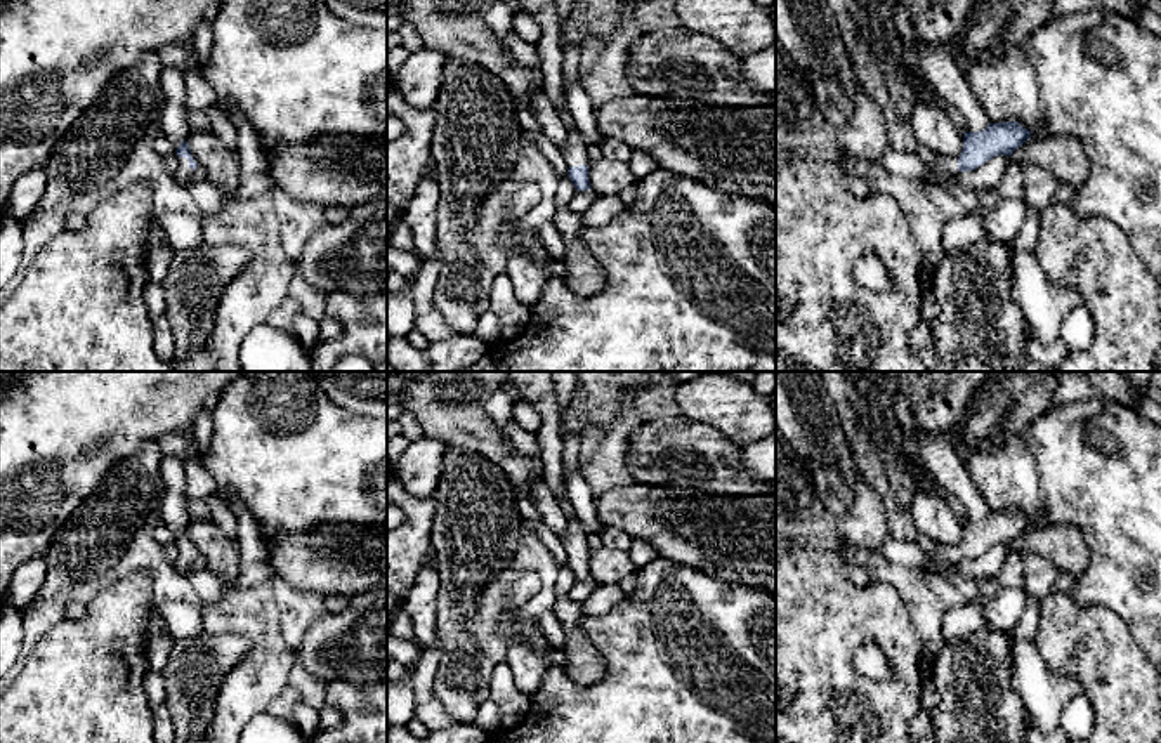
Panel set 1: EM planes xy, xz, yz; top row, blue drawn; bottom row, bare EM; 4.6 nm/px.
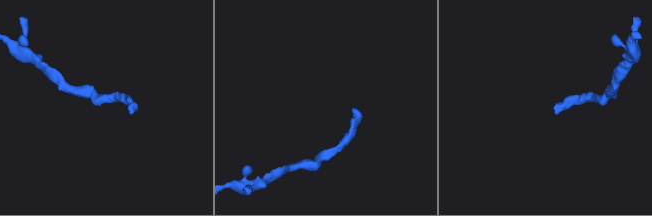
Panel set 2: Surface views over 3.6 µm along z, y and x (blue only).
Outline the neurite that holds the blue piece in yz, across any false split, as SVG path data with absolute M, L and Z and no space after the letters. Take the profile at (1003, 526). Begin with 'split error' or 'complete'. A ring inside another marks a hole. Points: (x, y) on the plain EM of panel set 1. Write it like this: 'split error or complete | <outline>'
split error | M1019 510L989 512L981 521L963 523L963 538L958 549L939 545L930 550L930 557L948 568L956 568L960 561L970 561L984 554L993 545L1010 545L1031 526L1031 519Z

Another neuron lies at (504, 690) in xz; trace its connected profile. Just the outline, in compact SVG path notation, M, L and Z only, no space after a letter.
M512 661L498 663L495 667L489 698L500 707L500 726L496 733L514 729L524 722L531 698L515 687Z

